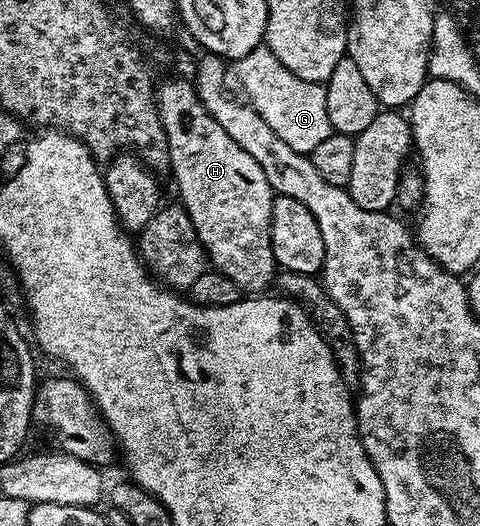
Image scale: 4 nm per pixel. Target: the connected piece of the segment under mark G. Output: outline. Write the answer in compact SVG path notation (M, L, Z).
M260 45L248 56L237 59L238 82L242 85L245 101L253 106L259 116L288 144L288 148L296 148L296 152L307 156L313 155L316 144L328 140L331 134L330 121L328 120L328 104L326 103L326 87L321 82L300 80L266 45Z

